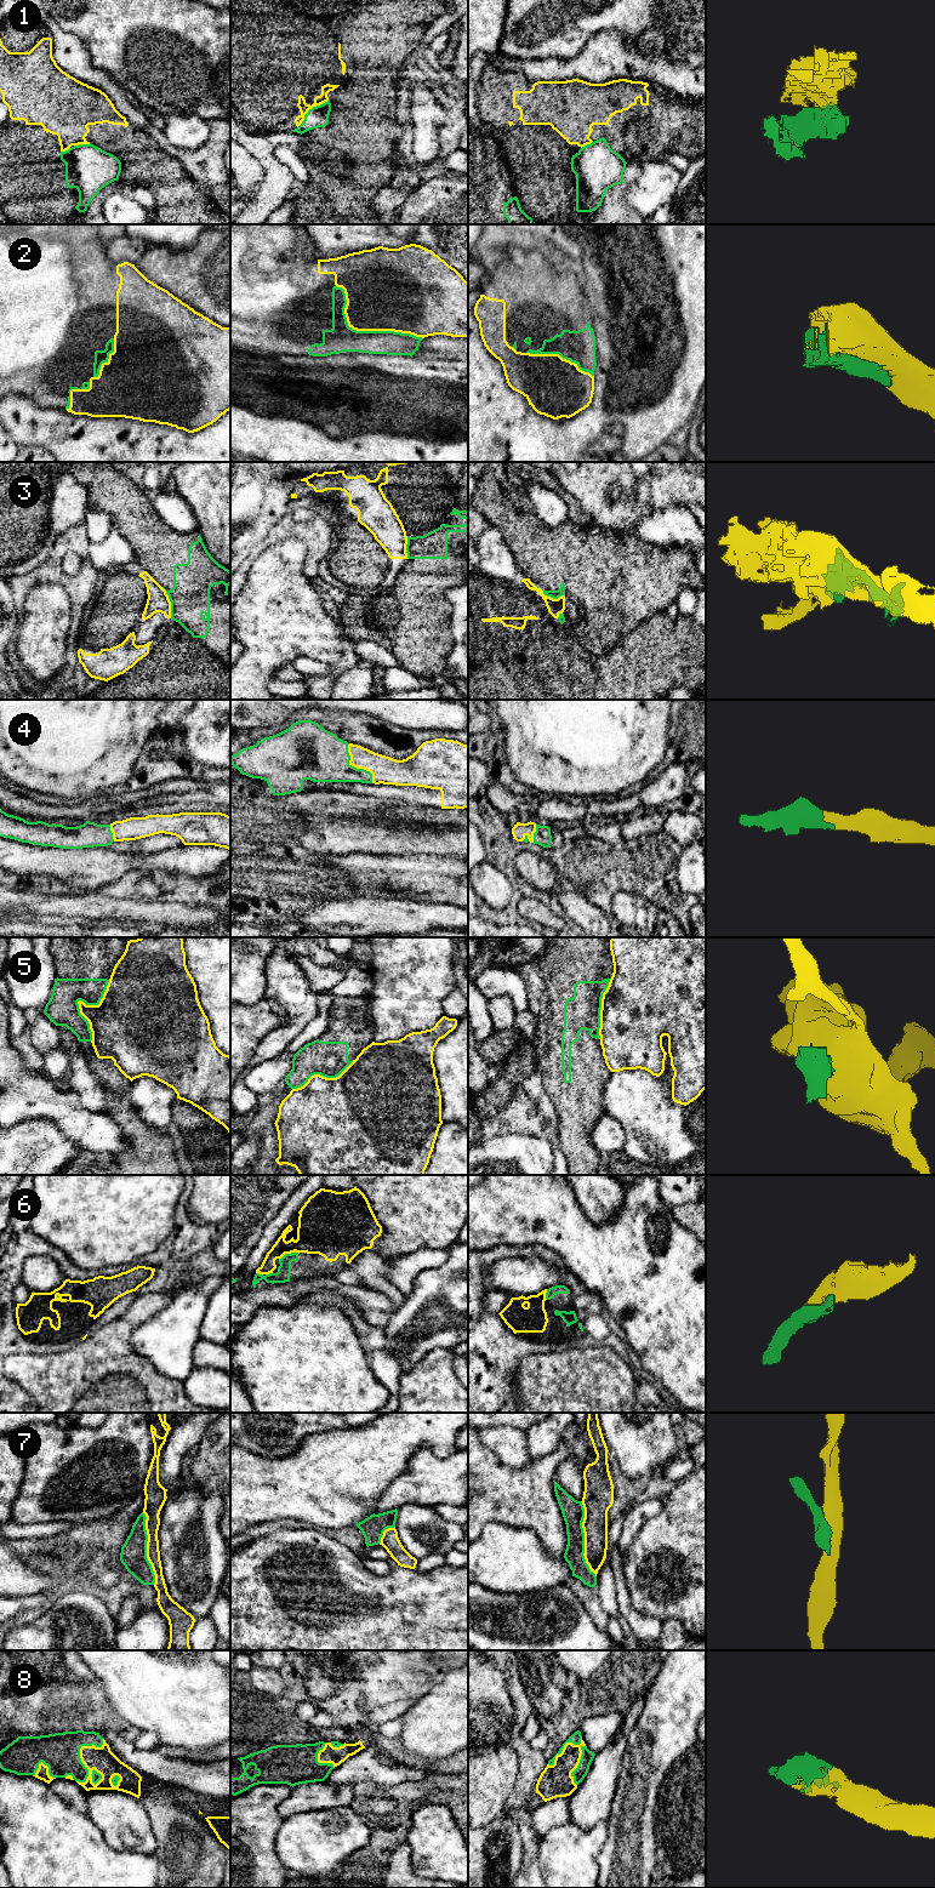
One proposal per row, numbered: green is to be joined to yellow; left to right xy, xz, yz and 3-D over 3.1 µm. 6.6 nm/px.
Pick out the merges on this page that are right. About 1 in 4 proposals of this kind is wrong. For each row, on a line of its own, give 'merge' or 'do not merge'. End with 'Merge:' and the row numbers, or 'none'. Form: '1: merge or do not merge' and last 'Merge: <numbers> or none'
1: do not merge
2: merge
3: do not merge
4: merge
5: do not merge
6: merge
7: do not merge
8: merge
Merge: 2, 4, 6, 8

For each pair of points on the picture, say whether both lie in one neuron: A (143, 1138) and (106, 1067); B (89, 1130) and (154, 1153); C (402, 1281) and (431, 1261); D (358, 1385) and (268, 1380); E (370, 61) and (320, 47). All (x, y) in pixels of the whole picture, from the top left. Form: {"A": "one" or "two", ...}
{"A": "one", "B": "two", "C": "one", "D": "one", "E": "two"}

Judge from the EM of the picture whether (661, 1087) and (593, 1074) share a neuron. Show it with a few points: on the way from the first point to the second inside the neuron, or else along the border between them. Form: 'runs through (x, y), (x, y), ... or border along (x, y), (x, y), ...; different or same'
border along (611, 1072), (604, 1085), (603, 1105); different

